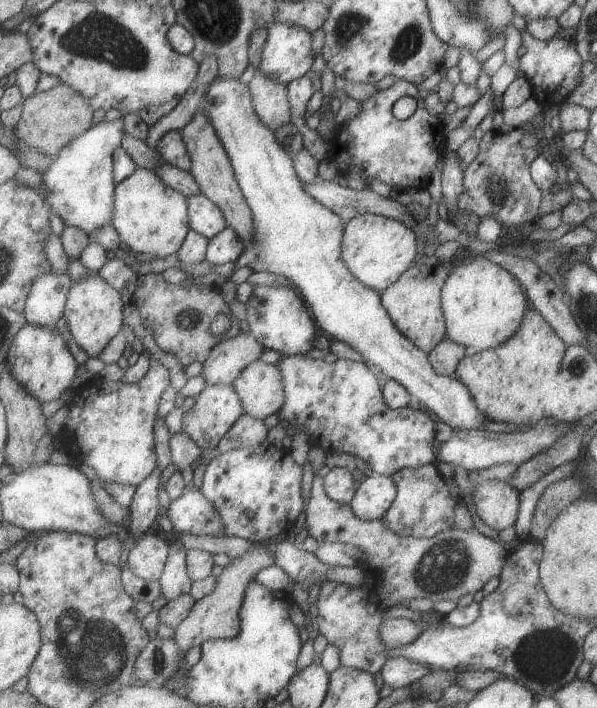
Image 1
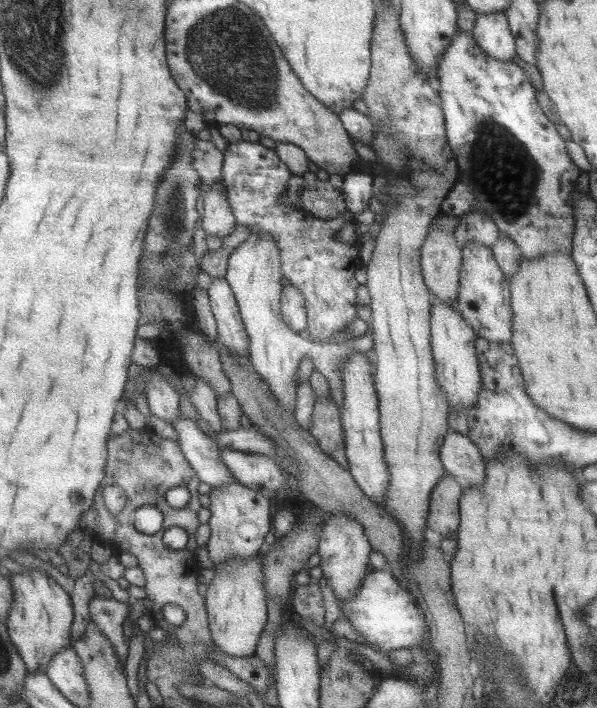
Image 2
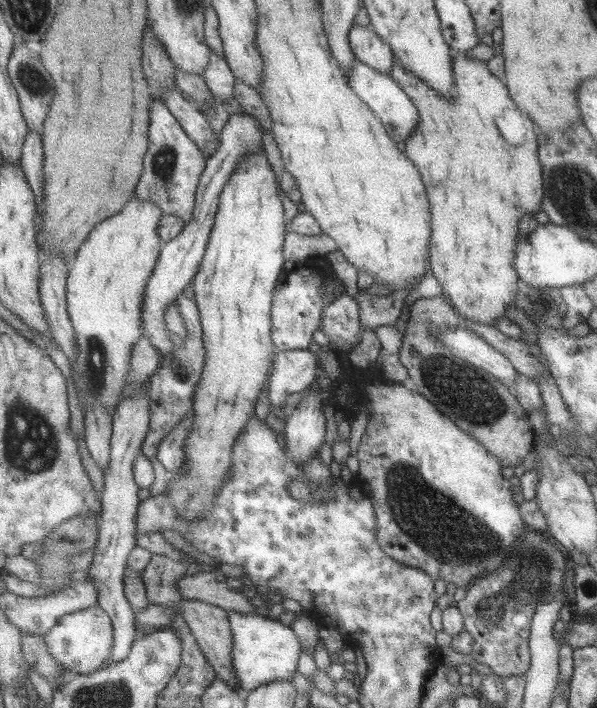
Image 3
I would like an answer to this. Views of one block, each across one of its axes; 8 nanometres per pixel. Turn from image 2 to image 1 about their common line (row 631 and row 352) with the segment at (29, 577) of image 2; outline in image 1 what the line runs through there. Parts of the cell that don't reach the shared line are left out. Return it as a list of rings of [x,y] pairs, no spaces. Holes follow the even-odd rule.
[[[29,323],[15,336],[7,365],[19,384],[26,388],[31,396],[35,396],[39,402],[43,403],[61,398],[61,394],[67,388],[72,389],[73,382],[82,374],[82,366],[75,361],[67,340],[57,328],[45,328],[45,326],[35,326]]]

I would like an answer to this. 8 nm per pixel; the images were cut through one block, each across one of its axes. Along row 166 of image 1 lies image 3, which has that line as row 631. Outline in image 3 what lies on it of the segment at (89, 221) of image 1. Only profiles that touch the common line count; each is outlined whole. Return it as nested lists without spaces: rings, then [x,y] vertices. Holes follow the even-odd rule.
[[[98,604],[73,614],[66,614],[47,635],[43,636],[49,652],[70,675],[90,674],[109,665],[114,652],[114,624],[111,616]]]

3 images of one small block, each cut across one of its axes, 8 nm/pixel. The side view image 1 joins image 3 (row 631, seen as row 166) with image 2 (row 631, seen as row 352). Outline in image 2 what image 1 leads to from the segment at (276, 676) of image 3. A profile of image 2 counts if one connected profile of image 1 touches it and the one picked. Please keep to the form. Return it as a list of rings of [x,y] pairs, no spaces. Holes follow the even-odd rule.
[[[388,569],[373,570],[354,598],[341,602],[345,616],[374,648],[391,652],[397,648],[416,648],[423,641],[426,622],[409,591],[395,580]]]

